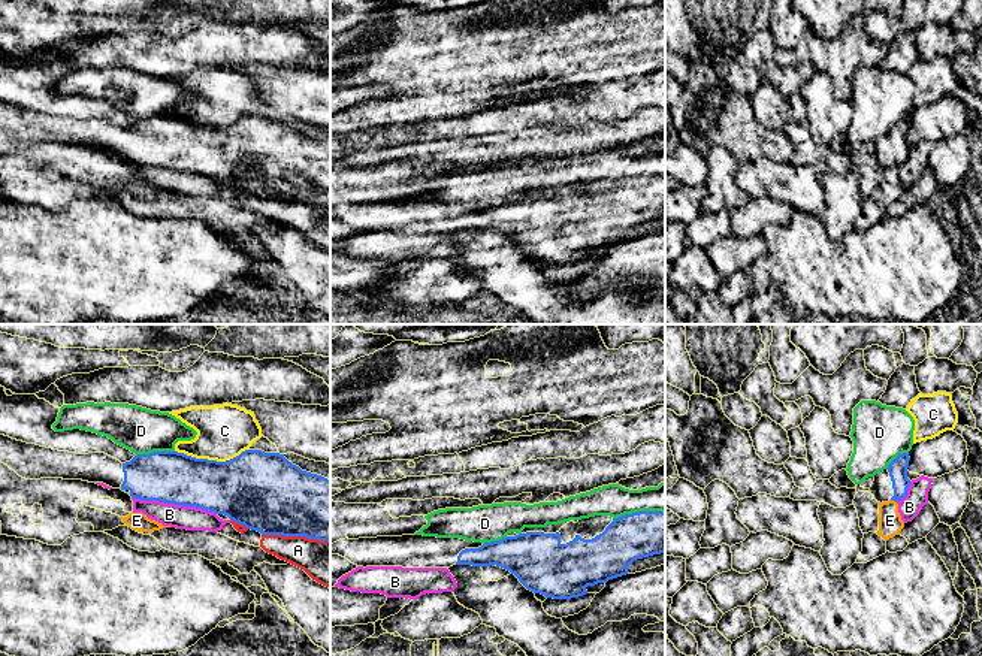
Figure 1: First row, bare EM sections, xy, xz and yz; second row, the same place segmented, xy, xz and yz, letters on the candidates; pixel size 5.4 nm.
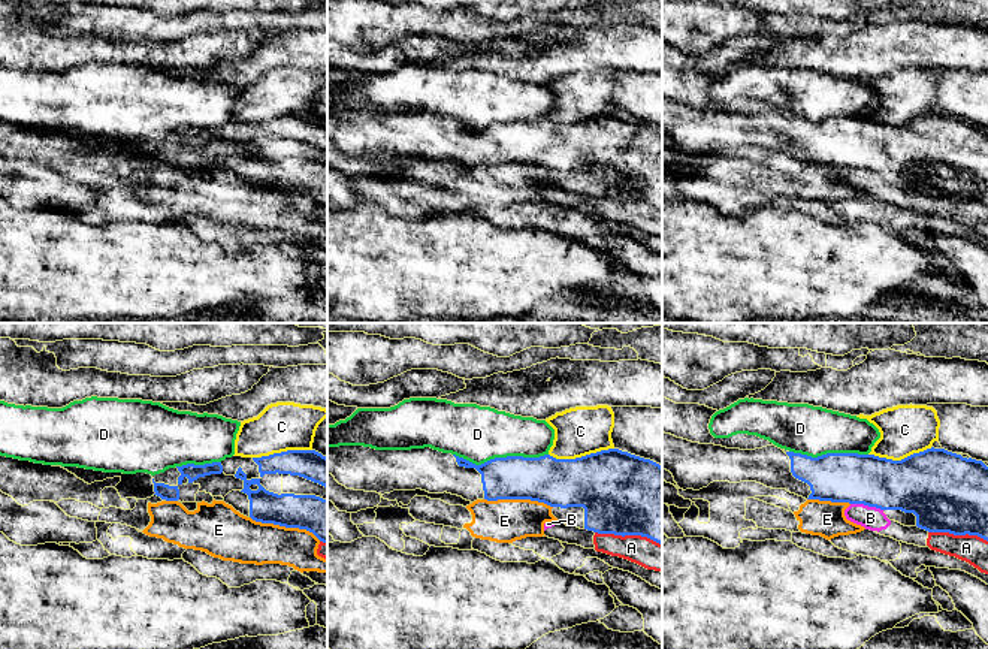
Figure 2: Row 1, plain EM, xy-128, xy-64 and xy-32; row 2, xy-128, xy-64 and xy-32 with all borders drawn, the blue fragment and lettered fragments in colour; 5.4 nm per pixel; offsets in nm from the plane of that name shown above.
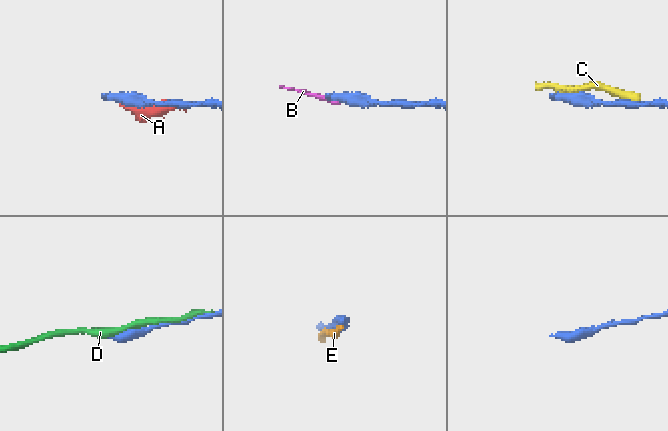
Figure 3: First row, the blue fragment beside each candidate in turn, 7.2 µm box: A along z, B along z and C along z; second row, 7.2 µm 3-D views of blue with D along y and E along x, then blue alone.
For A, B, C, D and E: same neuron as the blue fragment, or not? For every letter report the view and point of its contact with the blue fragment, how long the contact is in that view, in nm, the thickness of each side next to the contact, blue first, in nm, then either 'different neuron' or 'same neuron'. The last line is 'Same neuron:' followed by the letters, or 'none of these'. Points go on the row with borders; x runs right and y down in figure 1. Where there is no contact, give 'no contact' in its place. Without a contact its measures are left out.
A: contact xy (296, 535); length 380 nm; calibres 400 and 240 nm; different neuron
B: contact xy (174, 502); length 460 nm; calibres 280 and 130 nm; different neuron
C: contact xy (211, 460); length 400 nm; calibres 360 and 280 nm; different neuron
D: contact xz (638, 511); length 280 nm; calibres 240 and 170 nm; different neuron
E: contact yz (894, 499); length 40 nm; calibres 100 and 130 nm; different neuron
Same neuron: none of these

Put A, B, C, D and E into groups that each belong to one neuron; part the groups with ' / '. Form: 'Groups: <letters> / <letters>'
Groups: A B / C / D / E

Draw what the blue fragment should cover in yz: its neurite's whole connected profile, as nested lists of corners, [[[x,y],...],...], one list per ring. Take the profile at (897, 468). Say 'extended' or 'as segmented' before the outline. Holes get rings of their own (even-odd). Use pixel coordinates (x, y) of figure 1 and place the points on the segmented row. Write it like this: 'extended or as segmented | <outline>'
extended | [[[909,453],[898,454],[886,469],[874,475],[870,487],[877,502],[901,501],[907,495],[910,480],[907,478]]]

